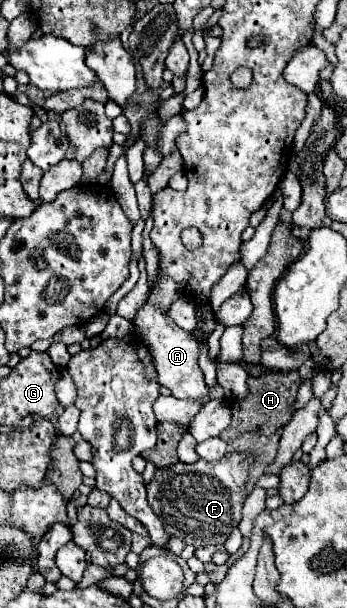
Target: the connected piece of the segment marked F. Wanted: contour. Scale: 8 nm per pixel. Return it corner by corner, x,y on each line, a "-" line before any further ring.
234,452
218,462
198,460
194,464
172,464
158,468
154,480
146,486
148,504
164,524
164,530
182,542
200,546
222,546
240,522
240,510
248,496
246,480
250,472
250,454

